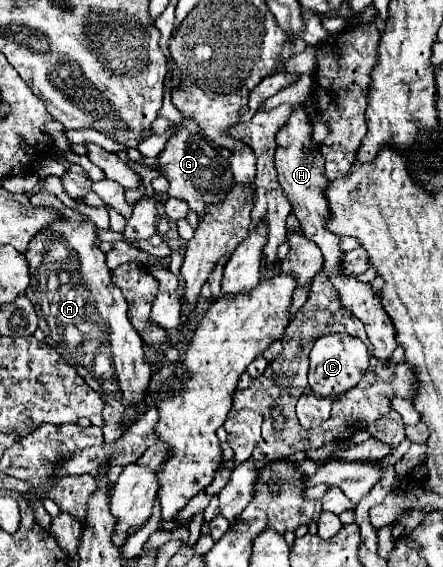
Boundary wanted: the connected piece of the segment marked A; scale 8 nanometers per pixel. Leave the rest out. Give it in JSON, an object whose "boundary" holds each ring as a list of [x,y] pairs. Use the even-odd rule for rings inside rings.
{"boundary":[[[65,209],[53,223],[41,229],[27,247],[27,261],[31,271],[31,285],[27,289],[29,301],[33,301],[39,317],[39,329],[45,333],[45,341],[61,353],[65,363],[77,369],[77,373],[85,379],[85,383],[95,389],[105,401],[105,445],[115,443],[121,437],[121,413],[125,405],[139,405],[151,377],[151,365],[145,361],[143,339],[133,329],[127,317],[127,301],[121,289],[111,279],[111,269],[105,265],[105,253],[95,245],[97,243],[97,227],[95,223],[81,215],[75,209]]]}

